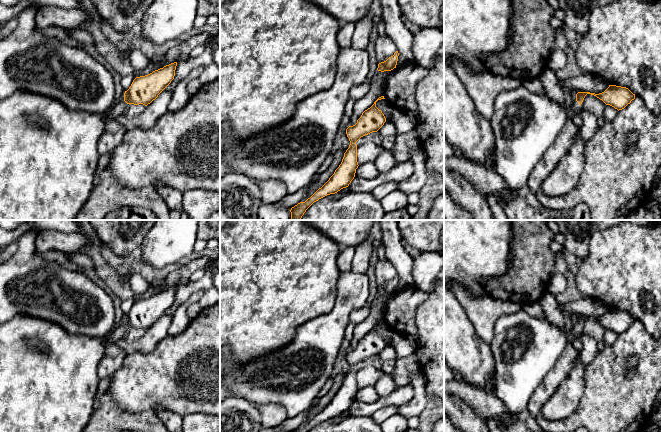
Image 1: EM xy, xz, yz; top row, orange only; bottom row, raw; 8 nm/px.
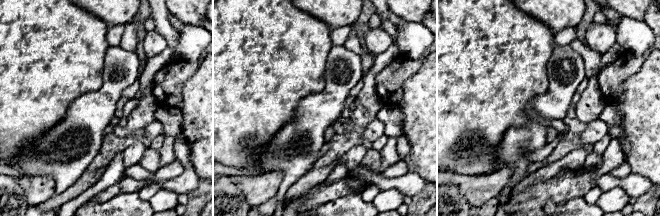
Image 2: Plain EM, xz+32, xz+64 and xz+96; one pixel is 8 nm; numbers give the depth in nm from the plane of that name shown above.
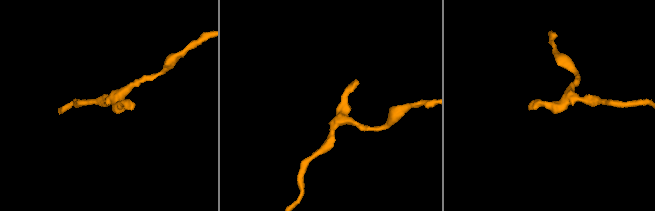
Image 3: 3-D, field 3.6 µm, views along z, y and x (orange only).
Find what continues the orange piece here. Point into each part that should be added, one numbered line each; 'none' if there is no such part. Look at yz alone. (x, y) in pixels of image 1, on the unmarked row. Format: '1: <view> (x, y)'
1: yz (576, 331)

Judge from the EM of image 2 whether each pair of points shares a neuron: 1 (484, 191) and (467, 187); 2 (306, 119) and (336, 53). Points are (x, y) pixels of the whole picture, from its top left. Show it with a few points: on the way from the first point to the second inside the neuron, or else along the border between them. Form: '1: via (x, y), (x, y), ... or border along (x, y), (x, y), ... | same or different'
1: via (480, 189), (471, 187) | same
2: via (326, 103), (349, 84), (355, 72), (352, 67) | same

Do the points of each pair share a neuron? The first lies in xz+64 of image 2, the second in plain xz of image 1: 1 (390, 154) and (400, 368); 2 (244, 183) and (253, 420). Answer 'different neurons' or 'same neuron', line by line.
1: same neuron
2: different neurons

